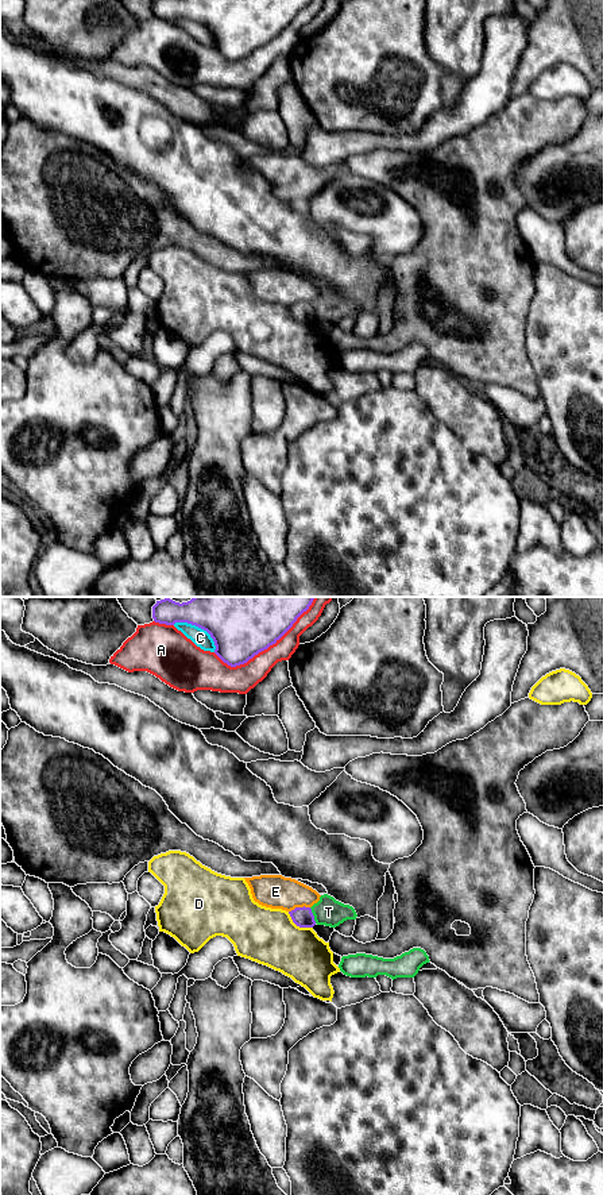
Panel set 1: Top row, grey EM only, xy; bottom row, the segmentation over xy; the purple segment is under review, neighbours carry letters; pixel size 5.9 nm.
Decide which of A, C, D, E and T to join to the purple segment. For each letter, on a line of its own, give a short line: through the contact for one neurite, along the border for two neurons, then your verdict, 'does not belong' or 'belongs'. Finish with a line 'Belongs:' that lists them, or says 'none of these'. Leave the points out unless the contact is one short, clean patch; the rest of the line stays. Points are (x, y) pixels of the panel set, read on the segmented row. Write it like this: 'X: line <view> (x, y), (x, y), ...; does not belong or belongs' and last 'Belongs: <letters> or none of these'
A: does not belong
C: does not belong
D: does not belong
E: does not belong
T: line xy (309, 908), (316, 922); does not belong
Belongs: none of these

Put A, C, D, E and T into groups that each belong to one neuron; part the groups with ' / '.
A / C T / D / E

